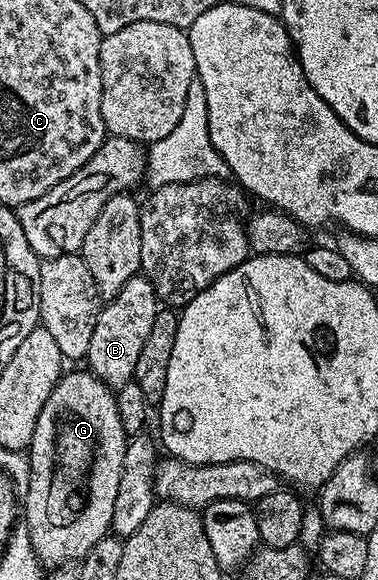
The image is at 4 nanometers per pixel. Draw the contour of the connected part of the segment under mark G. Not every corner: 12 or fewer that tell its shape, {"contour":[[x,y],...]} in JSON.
{"contour":[[61,373],[34,424],[44,564],[109,537],[130,437],[113,387]]}

